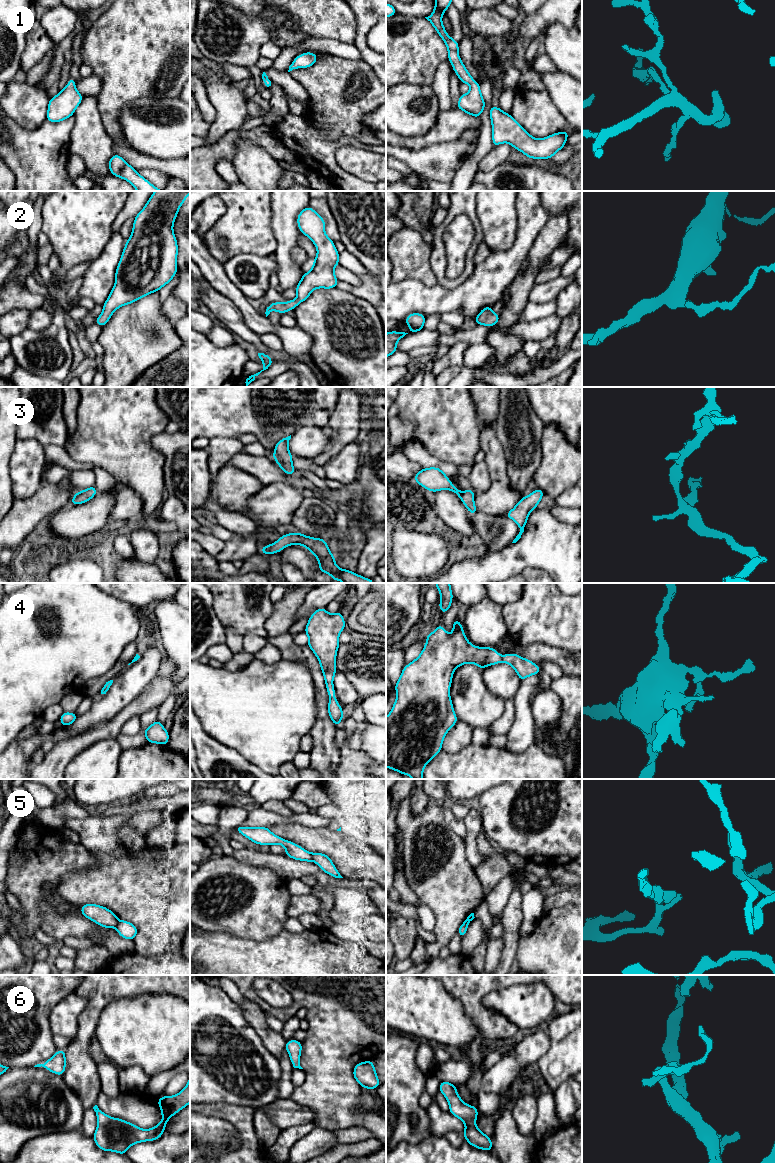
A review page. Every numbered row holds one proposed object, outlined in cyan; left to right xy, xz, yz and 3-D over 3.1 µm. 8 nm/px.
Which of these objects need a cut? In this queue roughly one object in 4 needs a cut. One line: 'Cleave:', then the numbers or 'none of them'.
Cleave: 5

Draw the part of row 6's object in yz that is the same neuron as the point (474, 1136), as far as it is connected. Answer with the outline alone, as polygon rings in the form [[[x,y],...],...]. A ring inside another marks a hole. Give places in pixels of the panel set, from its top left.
[[[443,1081],[438,1087],[449,1103],[450,1113],[466,1125],[463,1131],[465,1140],[471,1146],[478,1149],[493,1151],[492,1139],[484,1134],[475,1124],[478,1116],[478,1108],[466,1104],[458,1095],[457,1087],[450,1082]]]

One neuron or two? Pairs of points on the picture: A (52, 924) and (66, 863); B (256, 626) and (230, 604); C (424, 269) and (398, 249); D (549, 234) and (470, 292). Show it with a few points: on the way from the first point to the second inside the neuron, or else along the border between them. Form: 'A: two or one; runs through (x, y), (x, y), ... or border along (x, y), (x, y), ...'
A: two; border along (45, 901), (39, 905), (39, 927)
B: one; runs through (250, 620), (236, 606)
C: one; runs through (418, 266), (404, 252)
D: two; border along (543, 227), (526, 257)

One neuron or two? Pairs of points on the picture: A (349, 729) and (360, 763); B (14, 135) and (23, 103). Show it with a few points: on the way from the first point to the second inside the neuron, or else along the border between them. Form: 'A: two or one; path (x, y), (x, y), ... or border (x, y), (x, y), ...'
A: one; path (347, 737), (346, 749), (352, 755)
B: two; border (10, 116), (28, 129), (35, 129), (41, 123)

